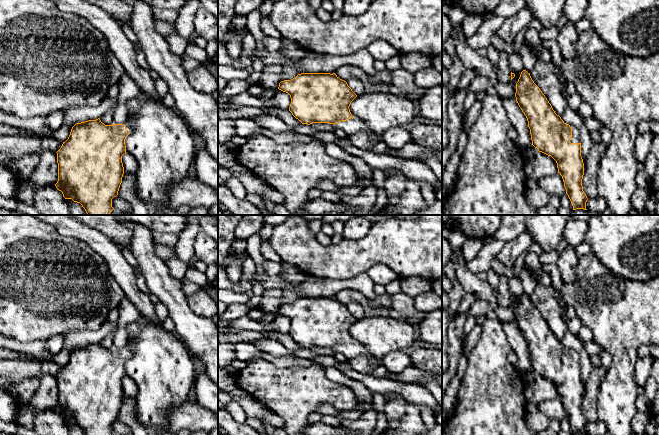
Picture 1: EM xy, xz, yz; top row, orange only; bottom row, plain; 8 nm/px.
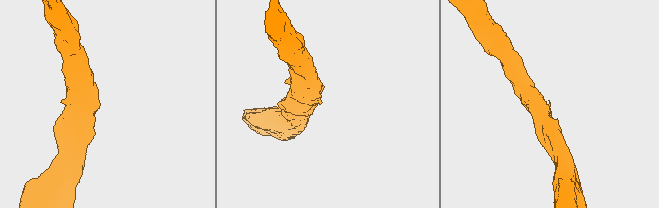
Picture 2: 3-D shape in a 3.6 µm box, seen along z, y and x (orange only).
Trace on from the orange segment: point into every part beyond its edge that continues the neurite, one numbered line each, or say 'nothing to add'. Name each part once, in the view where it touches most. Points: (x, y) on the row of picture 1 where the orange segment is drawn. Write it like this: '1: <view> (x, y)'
1: yz (575, 138)

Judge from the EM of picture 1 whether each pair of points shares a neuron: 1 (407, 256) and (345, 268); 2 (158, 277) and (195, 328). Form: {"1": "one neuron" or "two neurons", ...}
{"1": "one neuron", "2": "one neuron"}

